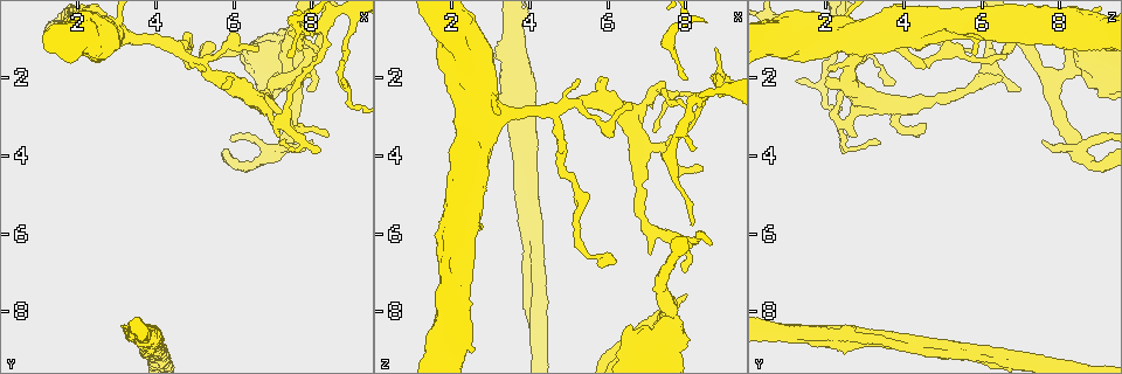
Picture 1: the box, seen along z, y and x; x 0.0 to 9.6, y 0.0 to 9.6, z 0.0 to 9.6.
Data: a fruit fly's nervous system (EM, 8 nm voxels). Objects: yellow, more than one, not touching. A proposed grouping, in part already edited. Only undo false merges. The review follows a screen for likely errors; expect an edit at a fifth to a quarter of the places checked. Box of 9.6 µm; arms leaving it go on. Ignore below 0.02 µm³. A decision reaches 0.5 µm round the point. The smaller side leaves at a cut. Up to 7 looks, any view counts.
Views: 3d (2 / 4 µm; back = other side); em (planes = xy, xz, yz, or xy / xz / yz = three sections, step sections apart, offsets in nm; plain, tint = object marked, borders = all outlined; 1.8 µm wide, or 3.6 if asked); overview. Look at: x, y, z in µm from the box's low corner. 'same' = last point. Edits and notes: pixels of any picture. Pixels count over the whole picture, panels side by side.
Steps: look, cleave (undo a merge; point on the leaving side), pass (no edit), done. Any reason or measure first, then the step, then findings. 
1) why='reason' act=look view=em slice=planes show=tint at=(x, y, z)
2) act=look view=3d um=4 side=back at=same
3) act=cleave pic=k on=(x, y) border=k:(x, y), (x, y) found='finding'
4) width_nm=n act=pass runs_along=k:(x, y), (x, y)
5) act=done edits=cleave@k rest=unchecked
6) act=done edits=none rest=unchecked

why='arms part here' act=look view=em slice=xy step=8 show=plain at=(7.05, 3.15, 2.50)

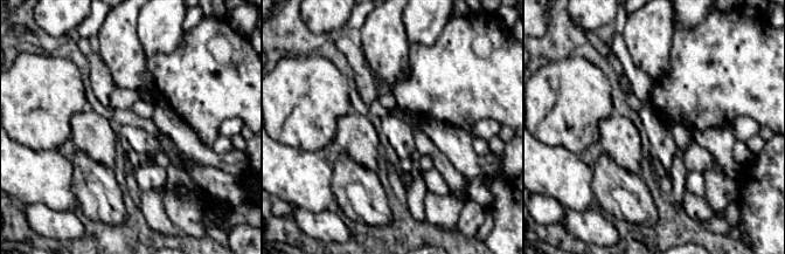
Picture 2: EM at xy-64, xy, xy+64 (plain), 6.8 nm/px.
why='where the object lies' act=look view=em slice=xy step=8 show=tint at=same

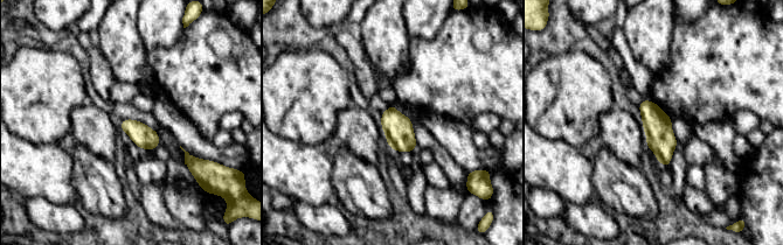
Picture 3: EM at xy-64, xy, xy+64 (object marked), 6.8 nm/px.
act=pass found='continuous, no second neuron'

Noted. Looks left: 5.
why='three arms meet' act=look view=3d um=2 at=(8.25, 0.75, 2.50)

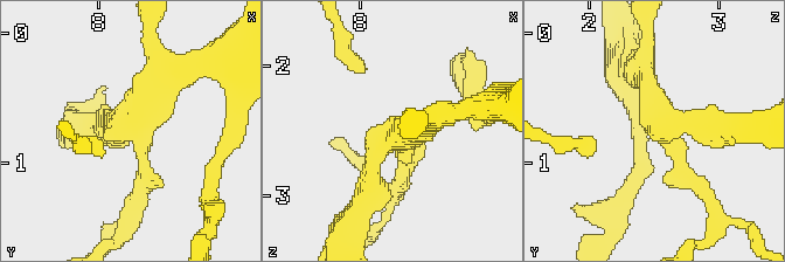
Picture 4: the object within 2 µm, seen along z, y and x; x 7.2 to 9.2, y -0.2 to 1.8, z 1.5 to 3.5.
arms=3 act=look view=em slice=planes show=tint at=(8.28, 0.72, 2.56)

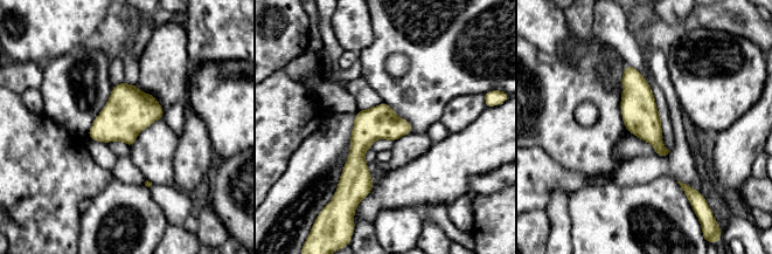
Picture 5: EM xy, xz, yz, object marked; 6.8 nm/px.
act=pass runs_along=5:(383, 105), (357, 149), (361, 191) found='all the same neuron'

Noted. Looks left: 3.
why='a fork' act=look view=3d um=2 at=(6.85, 4.00, 8.65)

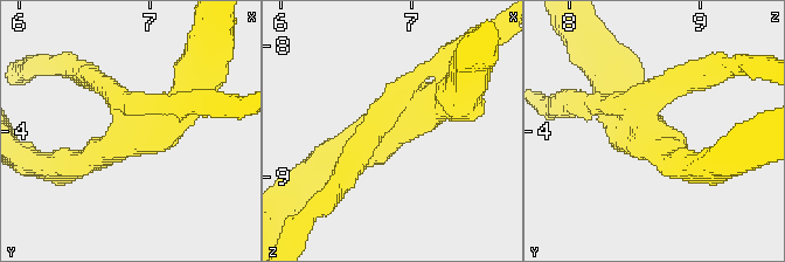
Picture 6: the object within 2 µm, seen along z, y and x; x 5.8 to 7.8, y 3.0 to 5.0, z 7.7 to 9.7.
arms=3 arm_widths_nm=170,240,320 why='now the EM' act=look view=em slice=planes show=plain at=(6.82, 4.00, 8.62)

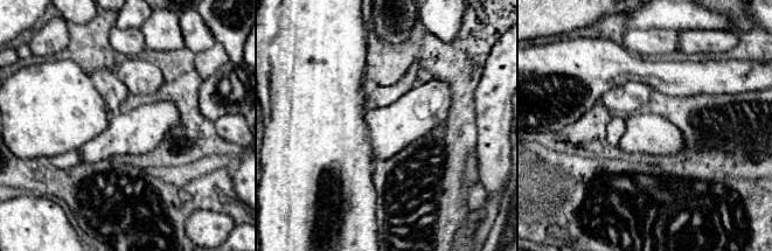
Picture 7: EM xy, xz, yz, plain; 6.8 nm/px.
act=look view=em slice=planes show=tint at=same

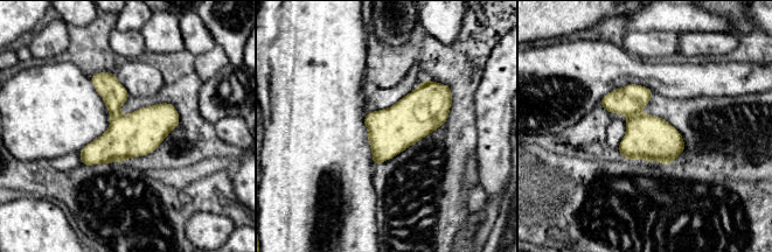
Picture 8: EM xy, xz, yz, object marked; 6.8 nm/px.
width_nm=320 act=cleave pic=8 on=(628, 100) found='a second neuron is stuck on'

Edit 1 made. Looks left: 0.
act=done edits=cleave@8 rest=unchecked

